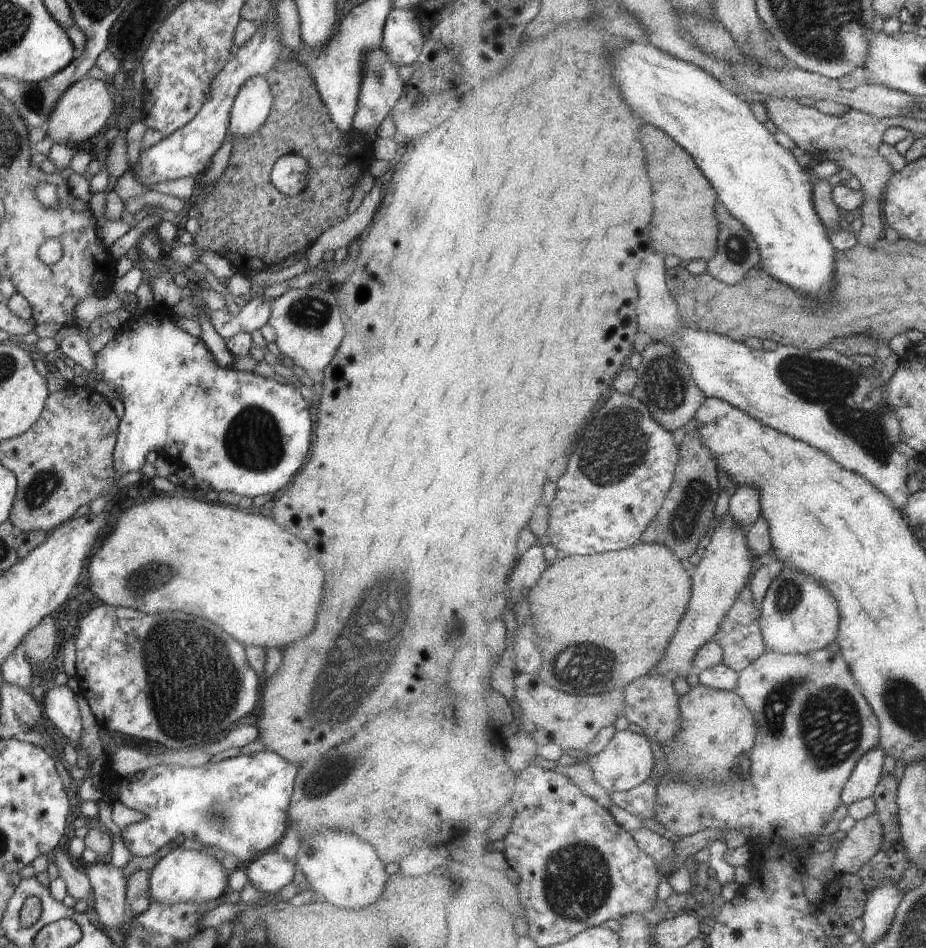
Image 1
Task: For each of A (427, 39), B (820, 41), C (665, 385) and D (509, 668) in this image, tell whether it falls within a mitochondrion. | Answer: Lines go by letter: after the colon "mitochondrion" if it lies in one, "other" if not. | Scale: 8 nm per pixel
A: other
B: mitochondrion
C: mitochondrion
D: other

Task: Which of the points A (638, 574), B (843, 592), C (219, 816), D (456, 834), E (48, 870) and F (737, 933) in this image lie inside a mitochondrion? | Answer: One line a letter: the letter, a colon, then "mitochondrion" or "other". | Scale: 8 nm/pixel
A: other
B: other
C: mitochondrion
D: other
E: other
F: other

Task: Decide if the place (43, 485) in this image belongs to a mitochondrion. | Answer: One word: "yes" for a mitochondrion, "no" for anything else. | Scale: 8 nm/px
yes

